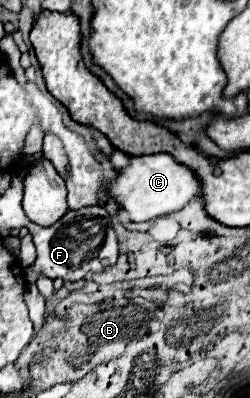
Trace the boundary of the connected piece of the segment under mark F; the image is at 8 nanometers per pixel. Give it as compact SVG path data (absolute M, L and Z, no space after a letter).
M85 206L81 210L69 210L53 226L43 228L37 224L29 224L27 228L37 248L35 262L25 268L29 284L35 284L39 276L47 276L51 280L63 278L65 282L79 282L87 274L103 272L119 258L119 240L113 230L111 216L103 206Z

